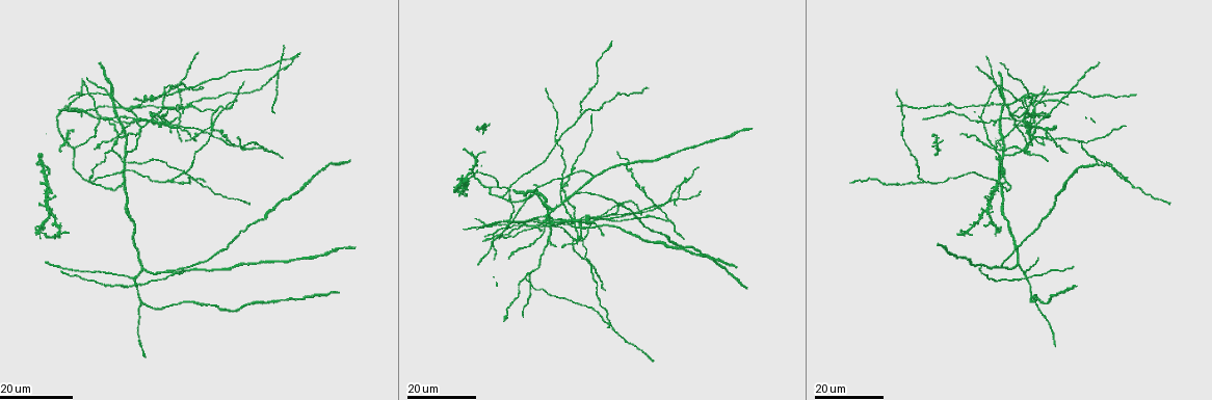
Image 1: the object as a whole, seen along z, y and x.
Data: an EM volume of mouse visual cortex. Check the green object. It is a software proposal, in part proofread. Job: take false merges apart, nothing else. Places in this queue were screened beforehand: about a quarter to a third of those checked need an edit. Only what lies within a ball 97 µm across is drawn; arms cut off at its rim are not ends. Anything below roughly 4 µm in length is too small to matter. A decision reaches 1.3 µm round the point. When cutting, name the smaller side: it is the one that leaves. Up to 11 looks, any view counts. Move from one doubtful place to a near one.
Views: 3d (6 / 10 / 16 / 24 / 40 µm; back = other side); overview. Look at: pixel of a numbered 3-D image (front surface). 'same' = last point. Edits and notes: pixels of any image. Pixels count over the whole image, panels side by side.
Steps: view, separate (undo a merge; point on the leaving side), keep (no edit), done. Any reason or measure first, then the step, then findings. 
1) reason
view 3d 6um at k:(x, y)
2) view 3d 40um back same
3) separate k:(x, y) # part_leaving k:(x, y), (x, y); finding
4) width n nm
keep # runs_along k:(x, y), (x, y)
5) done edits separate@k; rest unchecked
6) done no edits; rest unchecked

three arms meet
view 3d 16um at 1:(279, 75)

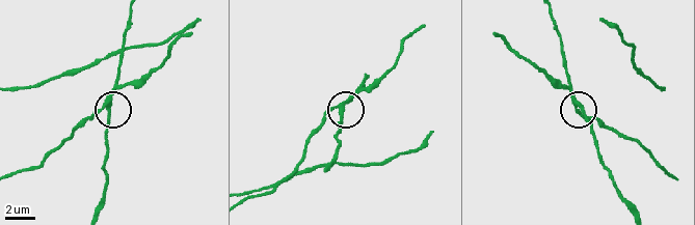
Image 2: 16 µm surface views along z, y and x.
view 3d 6um at 2:(579, 106)

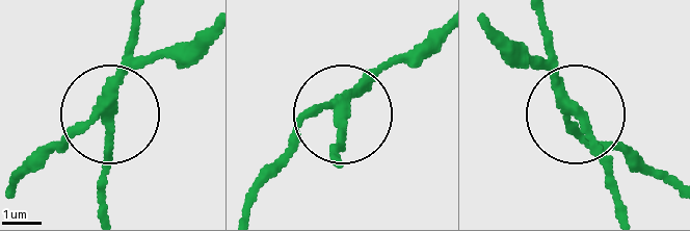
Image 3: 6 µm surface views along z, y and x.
width 230 nm
separate 3:(132, 32) # a second neuron is stuck on

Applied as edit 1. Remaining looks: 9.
three arms meet
view 3d 24um at 1:(139, 133)

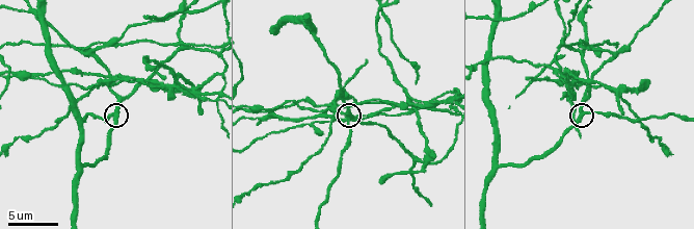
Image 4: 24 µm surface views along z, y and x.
zoom in
view 3d 6um at 4:(350, 116)

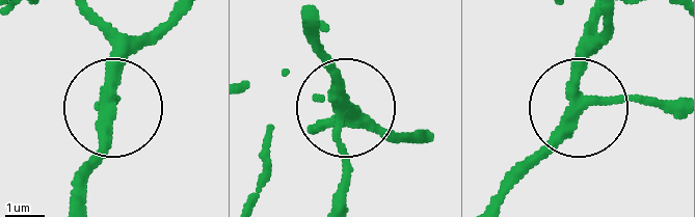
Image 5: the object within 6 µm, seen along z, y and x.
arms 3
keep # runs_along 5:(486, 205), (579, 108), (638, 96), (677, 105); continuous, no second neuron

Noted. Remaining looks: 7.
three-way junction
view 3d 16um at 1:(577, 189)

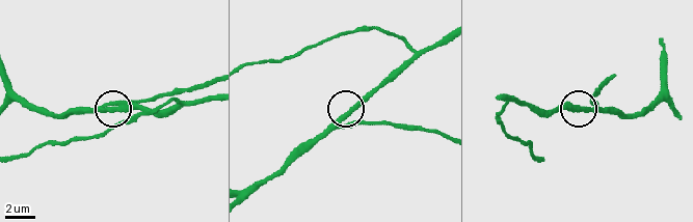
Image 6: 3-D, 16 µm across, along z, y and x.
view 3d 6um at 6:(110, 108)

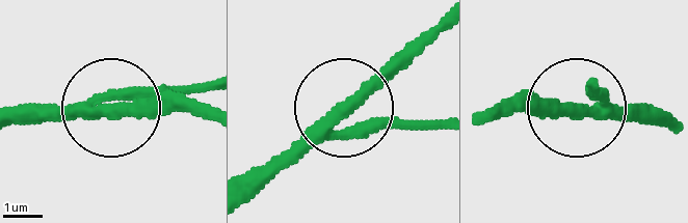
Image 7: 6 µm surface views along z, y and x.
keep # runs_along 7:(17, 127), (116, 106), (192, 106); one neuron here

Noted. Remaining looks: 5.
three-way junction
view 3d 24um at 1:(582, 115)

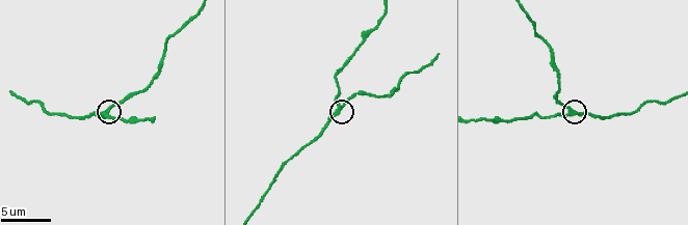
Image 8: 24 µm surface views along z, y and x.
view 3d 6um at 8:(338, 106)

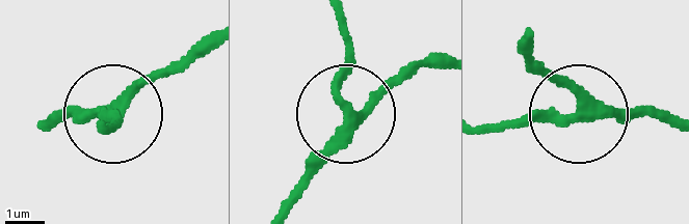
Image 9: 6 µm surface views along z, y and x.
width 270 nm
keep # runs_along 9:(282, 204), (345, 115), (345, 16); one neuron here

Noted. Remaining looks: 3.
branch point
view 3d 6um at 4:(262, 120)

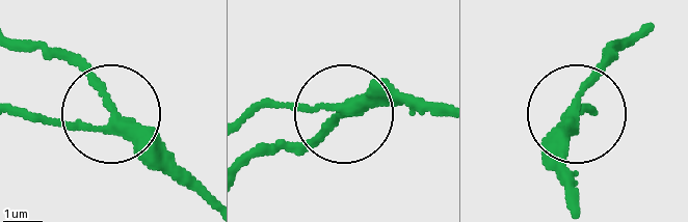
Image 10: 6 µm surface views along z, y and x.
from behind
view 3d 6um back at 10:(570, 123)

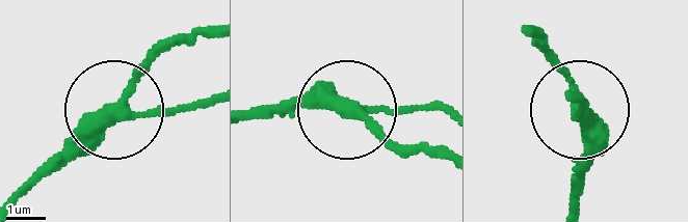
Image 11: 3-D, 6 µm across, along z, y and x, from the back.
arms 3
keep # runs_along 11:(22, 196), (167, 40); one neuron here

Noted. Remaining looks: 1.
done edits separate@3; rest unchecked

